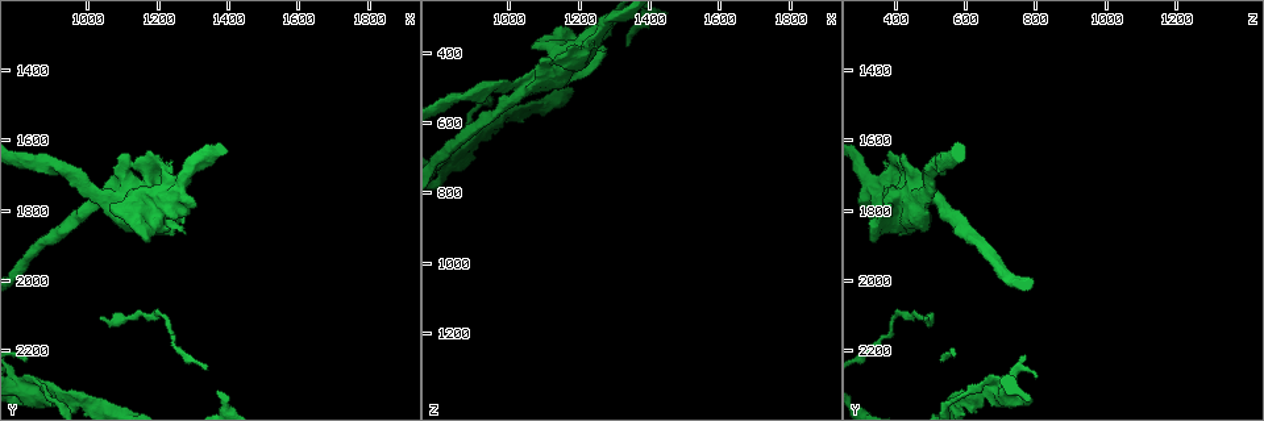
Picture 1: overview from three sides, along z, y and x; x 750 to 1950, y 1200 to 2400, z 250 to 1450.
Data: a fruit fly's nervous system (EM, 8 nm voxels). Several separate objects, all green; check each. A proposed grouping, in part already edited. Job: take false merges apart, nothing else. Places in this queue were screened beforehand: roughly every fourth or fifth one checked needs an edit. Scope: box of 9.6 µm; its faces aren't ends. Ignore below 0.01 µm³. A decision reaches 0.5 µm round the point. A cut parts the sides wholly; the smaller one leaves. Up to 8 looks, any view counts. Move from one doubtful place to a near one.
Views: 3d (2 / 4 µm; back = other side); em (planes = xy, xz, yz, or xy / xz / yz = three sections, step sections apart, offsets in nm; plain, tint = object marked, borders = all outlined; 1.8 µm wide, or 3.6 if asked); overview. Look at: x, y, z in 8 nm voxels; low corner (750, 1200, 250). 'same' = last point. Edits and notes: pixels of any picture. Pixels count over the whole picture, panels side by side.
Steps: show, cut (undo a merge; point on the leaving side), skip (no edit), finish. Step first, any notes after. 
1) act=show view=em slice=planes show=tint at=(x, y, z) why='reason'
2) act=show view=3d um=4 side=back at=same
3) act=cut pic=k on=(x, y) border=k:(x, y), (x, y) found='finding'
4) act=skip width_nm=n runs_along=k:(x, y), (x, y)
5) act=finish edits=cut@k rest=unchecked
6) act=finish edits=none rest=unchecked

act=show view=em um=3.6 slice=planes show=tint at=(1230, 1700, 390) why='thick turns thin'

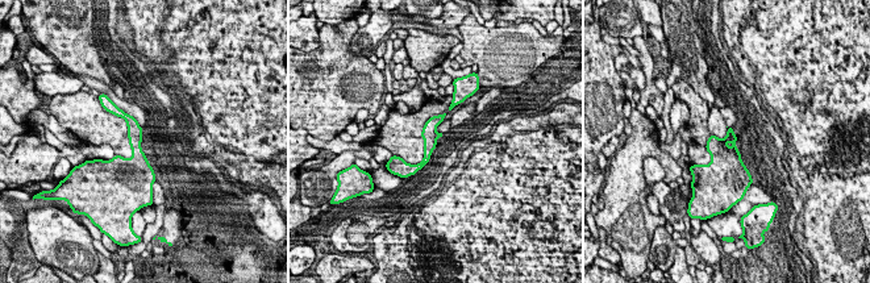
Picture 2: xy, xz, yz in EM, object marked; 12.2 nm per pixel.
act=skip found='all the same cell'

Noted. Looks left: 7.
act=show view=3d um=4 at=(1040, 1760, 510)

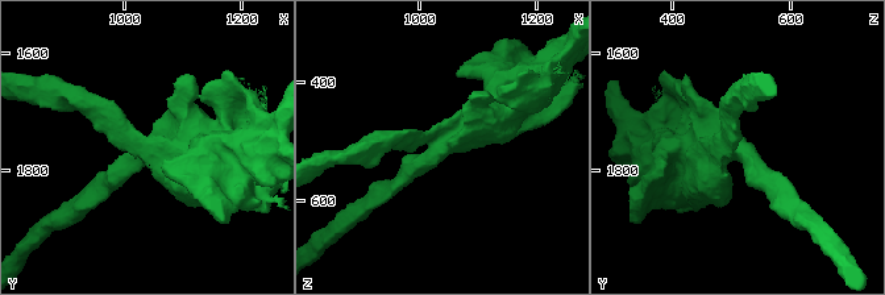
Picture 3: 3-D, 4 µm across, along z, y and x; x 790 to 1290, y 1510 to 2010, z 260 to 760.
act=show view=em slice=planes show=tint at=(1040, 1765, 510) arms=3 arm_widths_nm=220,260,550 why='need the tissue'

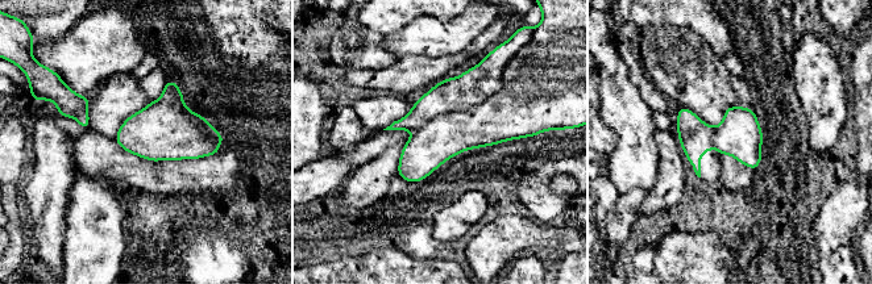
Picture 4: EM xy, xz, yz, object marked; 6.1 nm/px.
act=cut pic=4 on=(476, 84) border=4:(503, 72), (497, 91), (460, 111) found='a second cell is stuck on'

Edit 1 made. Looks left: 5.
act=show view=em slice=yz step=4 show=tint at=(850, 2330, 690) why='side arm on a straight run'

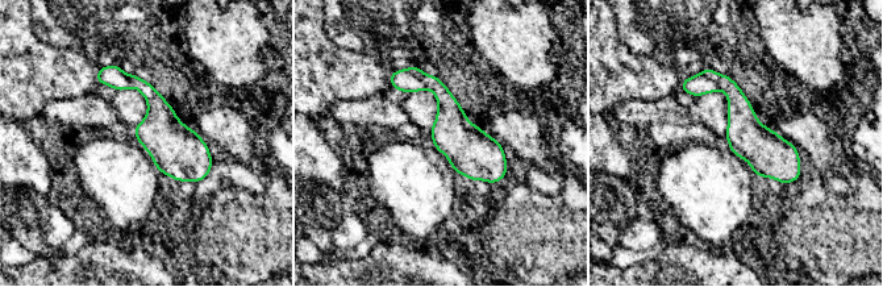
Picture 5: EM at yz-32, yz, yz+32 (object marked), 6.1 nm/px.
act=cut pic=5 on=(405, 80) border=5:(409, 67), (425, 87) found='two cells meet here'

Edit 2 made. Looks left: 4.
act=finish edits=cut@4,cut@5 rest=unchecked

